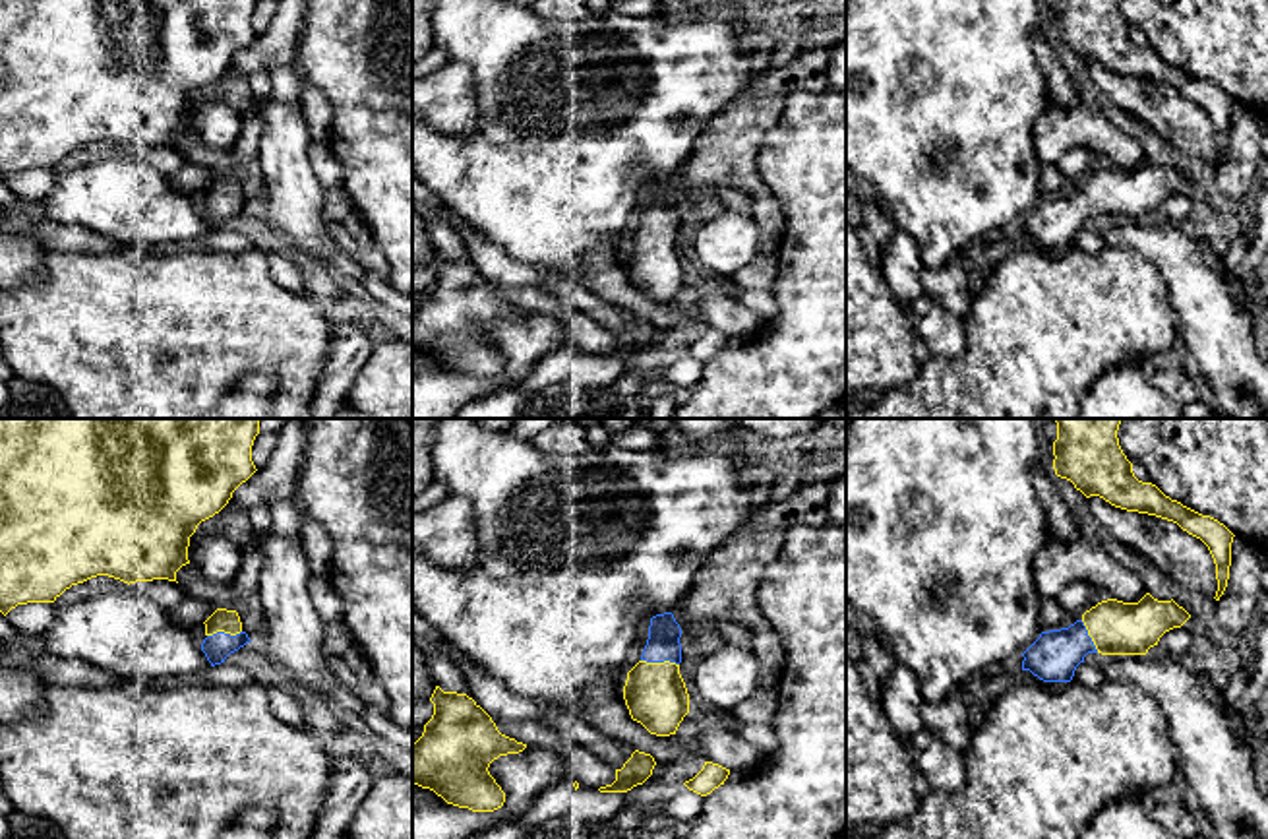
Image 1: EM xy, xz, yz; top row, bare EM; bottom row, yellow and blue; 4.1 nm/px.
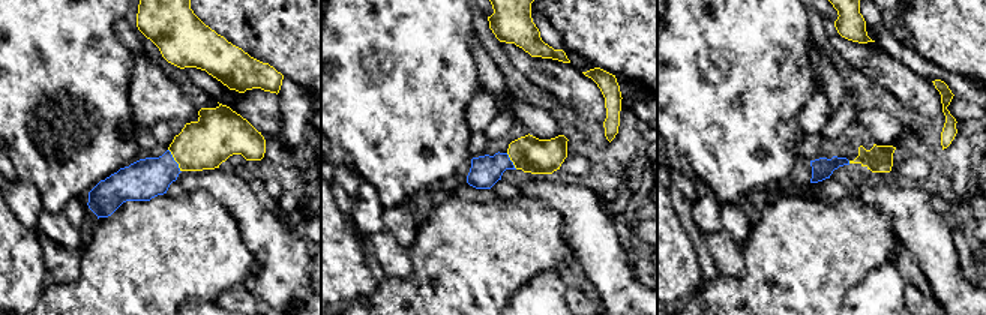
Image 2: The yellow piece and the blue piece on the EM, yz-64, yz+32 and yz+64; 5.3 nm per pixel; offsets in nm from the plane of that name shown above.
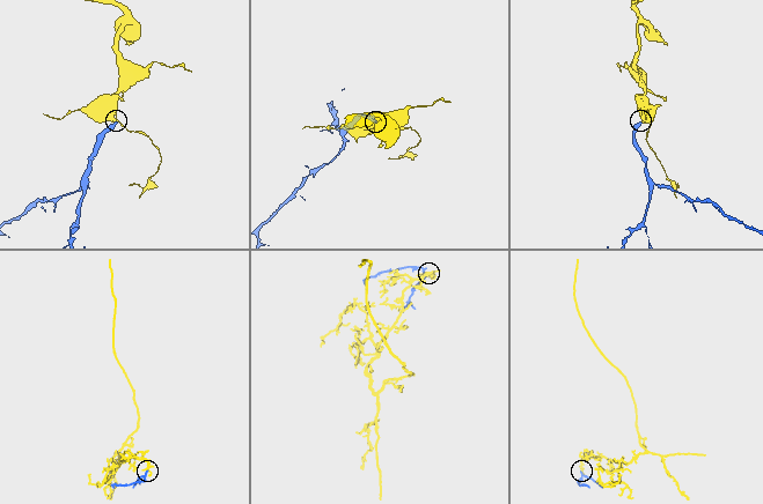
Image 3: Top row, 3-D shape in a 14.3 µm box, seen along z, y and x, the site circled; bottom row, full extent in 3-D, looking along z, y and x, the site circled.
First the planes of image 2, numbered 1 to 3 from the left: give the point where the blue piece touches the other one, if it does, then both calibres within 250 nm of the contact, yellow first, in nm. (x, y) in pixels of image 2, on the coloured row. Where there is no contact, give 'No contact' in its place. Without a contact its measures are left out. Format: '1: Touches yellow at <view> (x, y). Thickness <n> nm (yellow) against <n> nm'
1: Touches yellow at yz-64 (174, 159). Thickness 260 nm (yellow) against 220 nm
2: Touches yellow at yz+32 (511, 159). Thickness 190 nm (yellow) against 170 nm
3: No contact

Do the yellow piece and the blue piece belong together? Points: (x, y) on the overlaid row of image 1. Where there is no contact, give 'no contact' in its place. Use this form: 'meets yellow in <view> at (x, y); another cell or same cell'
meets yellow in xz at (661, 663); same cell

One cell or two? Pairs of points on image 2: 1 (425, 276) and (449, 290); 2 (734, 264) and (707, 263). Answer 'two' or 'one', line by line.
1: one
2: two

